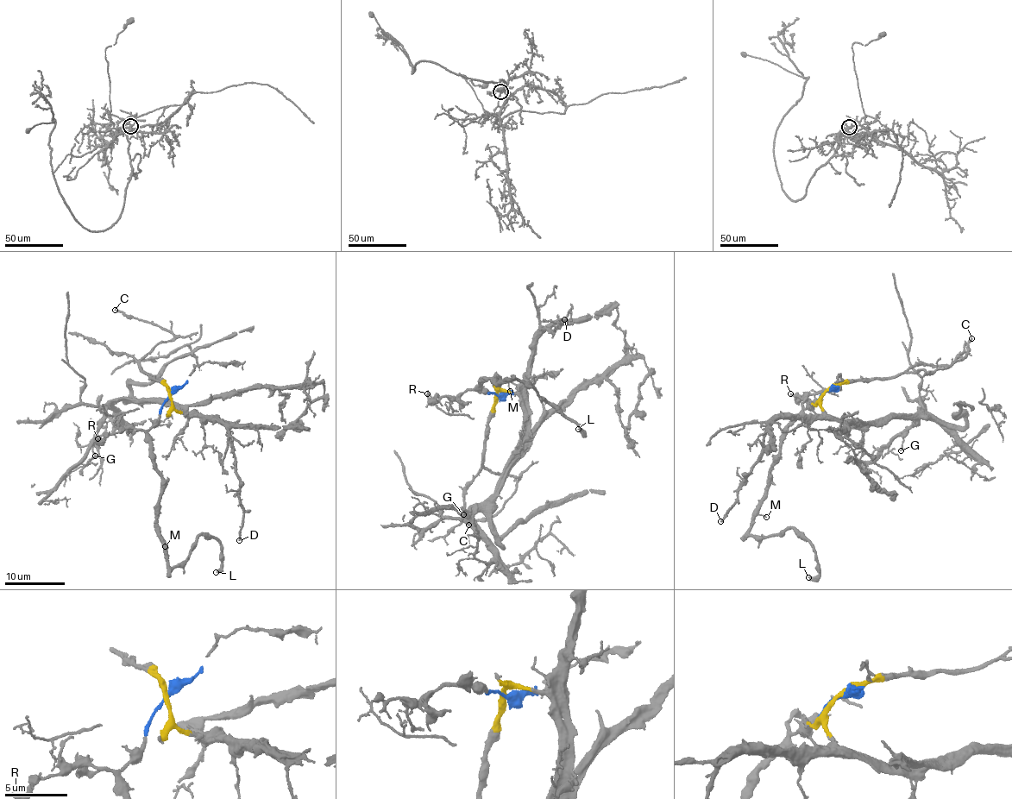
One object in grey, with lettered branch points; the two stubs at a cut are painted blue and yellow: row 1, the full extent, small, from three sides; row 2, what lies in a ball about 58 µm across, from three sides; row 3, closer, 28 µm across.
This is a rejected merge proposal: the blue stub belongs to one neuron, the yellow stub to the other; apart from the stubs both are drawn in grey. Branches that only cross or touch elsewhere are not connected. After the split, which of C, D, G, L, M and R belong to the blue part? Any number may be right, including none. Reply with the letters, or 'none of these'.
L, M, R

